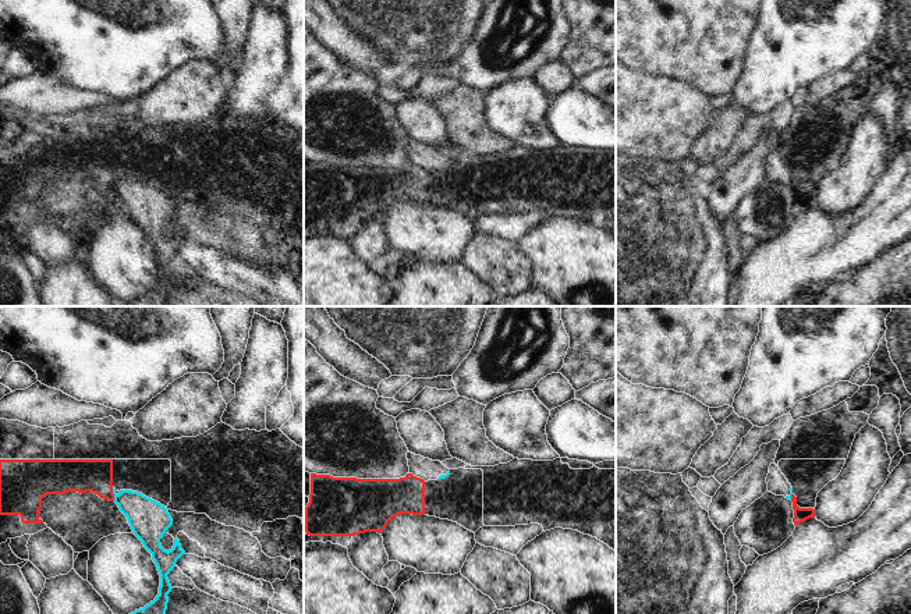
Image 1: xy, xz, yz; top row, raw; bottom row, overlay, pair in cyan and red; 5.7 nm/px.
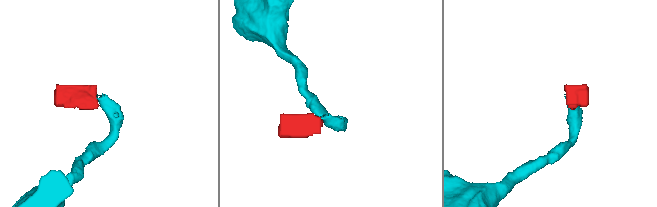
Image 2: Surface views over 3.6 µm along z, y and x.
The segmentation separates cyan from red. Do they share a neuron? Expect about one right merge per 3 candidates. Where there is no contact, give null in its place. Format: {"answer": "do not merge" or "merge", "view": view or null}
{"answer": "do not merge", "view": "xy"}

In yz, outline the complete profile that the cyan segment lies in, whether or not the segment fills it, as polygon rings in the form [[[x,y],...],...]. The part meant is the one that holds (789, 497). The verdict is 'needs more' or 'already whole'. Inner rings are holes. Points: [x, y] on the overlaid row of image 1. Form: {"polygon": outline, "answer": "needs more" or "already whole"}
{"polygon": [[[774,462],[769,466],[766,483],[768,491],[791,500],[793,487]]], "answer": "needs more"}

